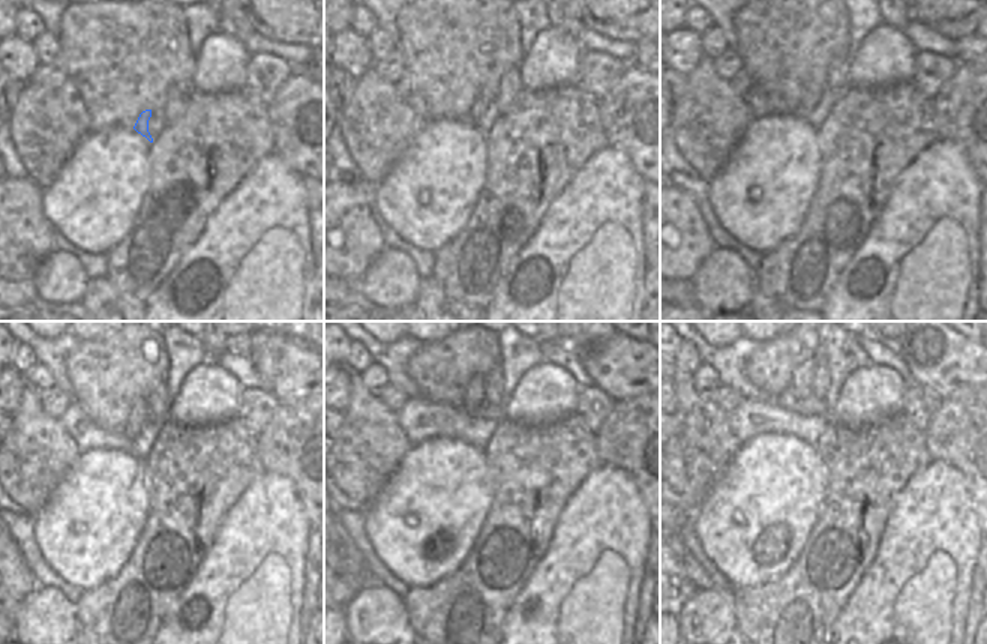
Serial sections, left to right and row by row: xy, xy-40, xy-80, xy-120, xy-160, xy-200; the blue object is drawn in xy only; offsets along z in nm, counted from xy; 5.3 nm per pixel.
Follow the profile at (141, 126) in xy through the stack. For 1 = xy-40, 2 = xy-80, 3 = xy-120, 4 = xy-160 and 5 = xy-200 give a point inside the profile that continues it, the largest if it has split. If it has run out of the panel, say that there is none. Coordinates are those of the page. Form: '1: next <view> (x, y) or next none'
1: next xy-40 (488, 93)
2: next xy-80 (816, 83)
3: next xy-120 (138, 418)
4: next xy-160 (474, 394)
5: next xy-200 (803, 376)

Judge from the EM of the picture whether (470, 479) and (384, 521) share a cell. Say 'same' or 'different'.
same

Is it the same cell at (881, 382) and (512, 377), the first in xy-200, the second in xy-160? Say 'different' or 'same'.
different

